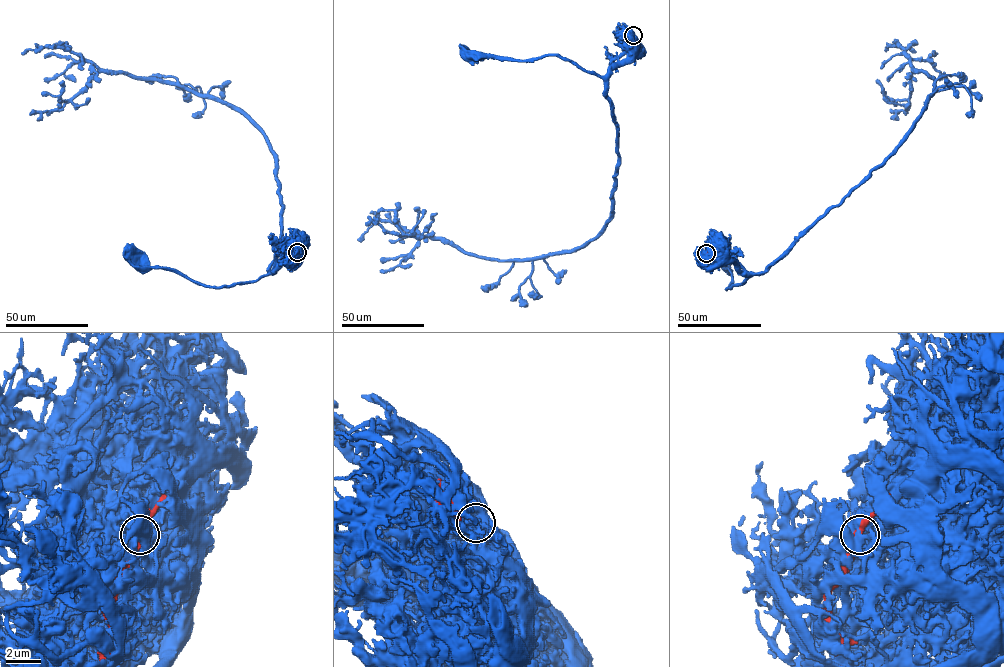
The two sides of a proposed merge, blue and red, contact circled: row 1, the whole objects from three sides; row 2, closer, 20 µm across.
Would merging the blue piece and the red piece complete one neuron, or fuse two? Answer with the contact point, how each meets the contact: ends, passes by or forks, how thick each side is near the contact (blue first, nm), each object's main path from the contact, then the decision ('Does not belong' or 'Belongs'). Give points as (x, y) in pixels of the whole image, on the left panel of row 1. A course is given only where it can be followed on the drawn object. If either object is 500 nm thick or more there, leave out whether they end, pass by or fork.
Place: (297, 252). At the ring blue forks. At the ring red passes by. Thickness 440 nm (blue) against 360 nm. Course of blue: (297, 252), (298, 259), (289, 260), (255, 281), (219, 287), (192, 281), (166, 268), (144, 267), (133, 257). Course of red: (297, 252), (293, 265). Does not belong

